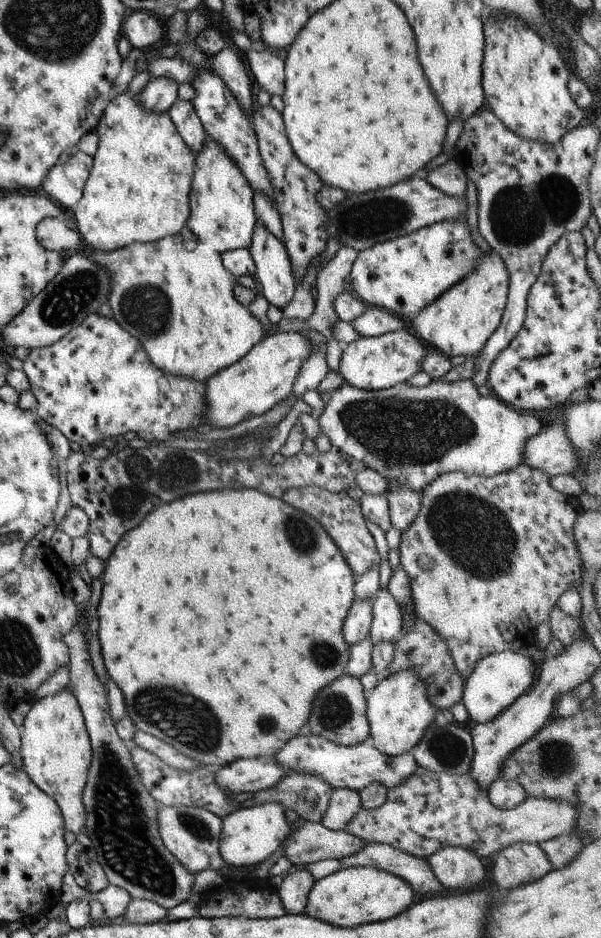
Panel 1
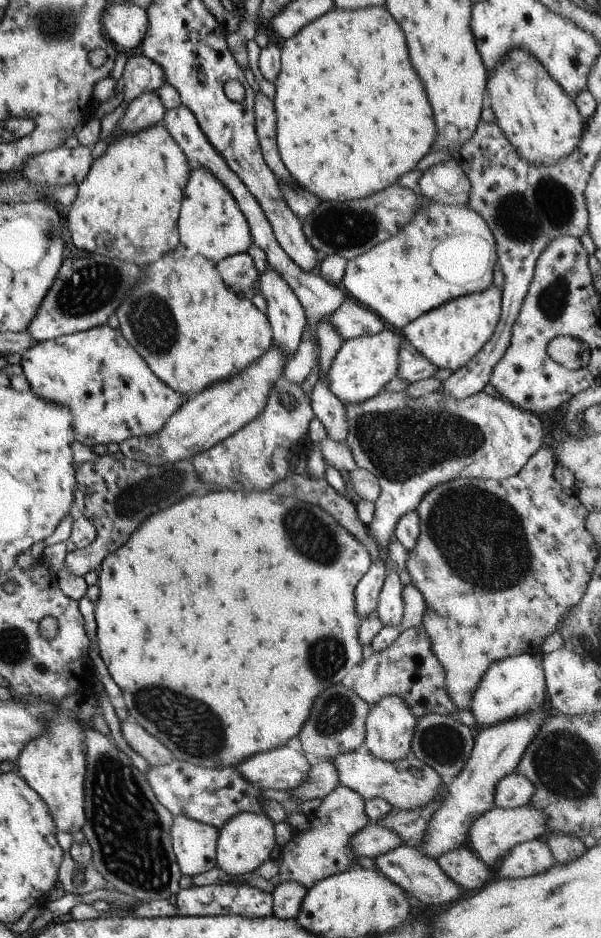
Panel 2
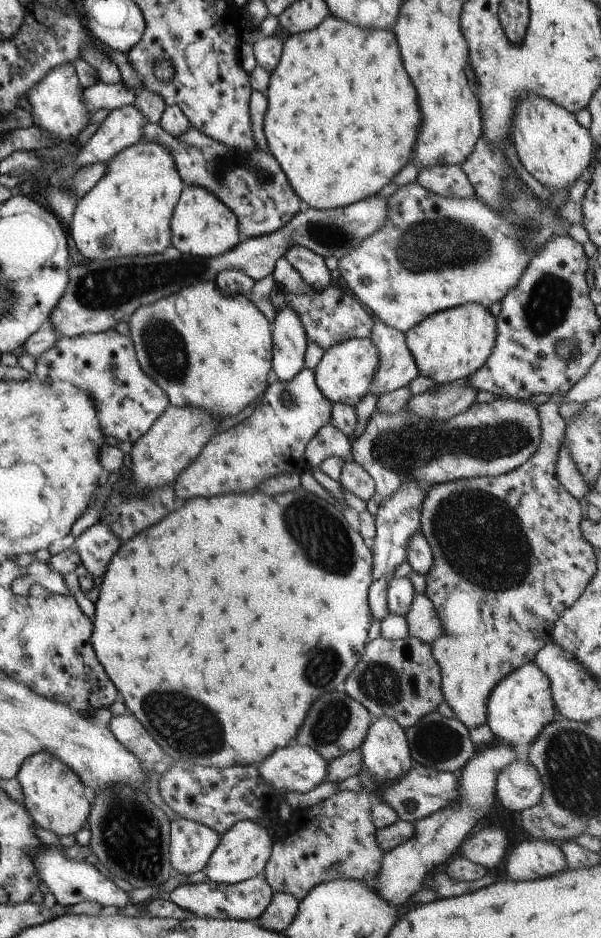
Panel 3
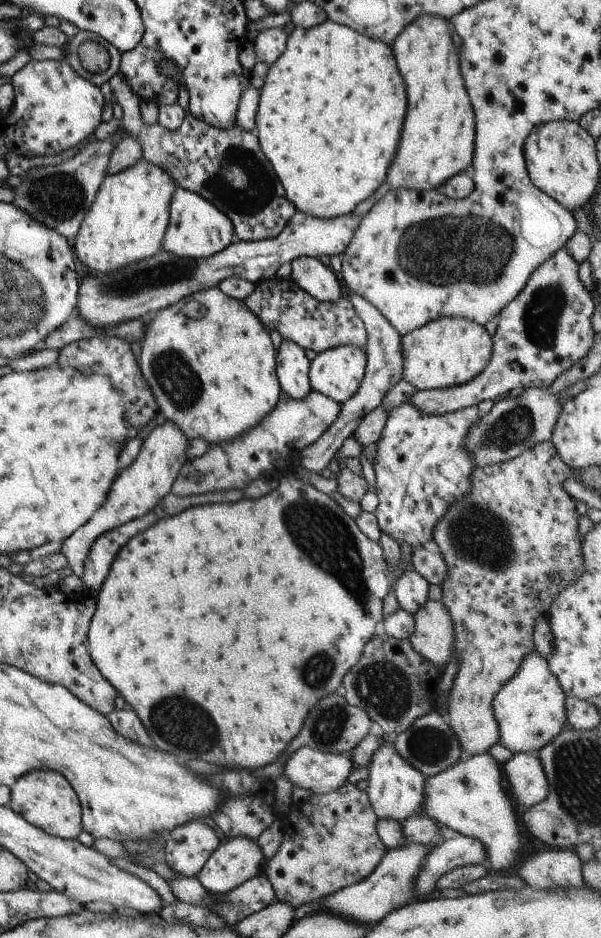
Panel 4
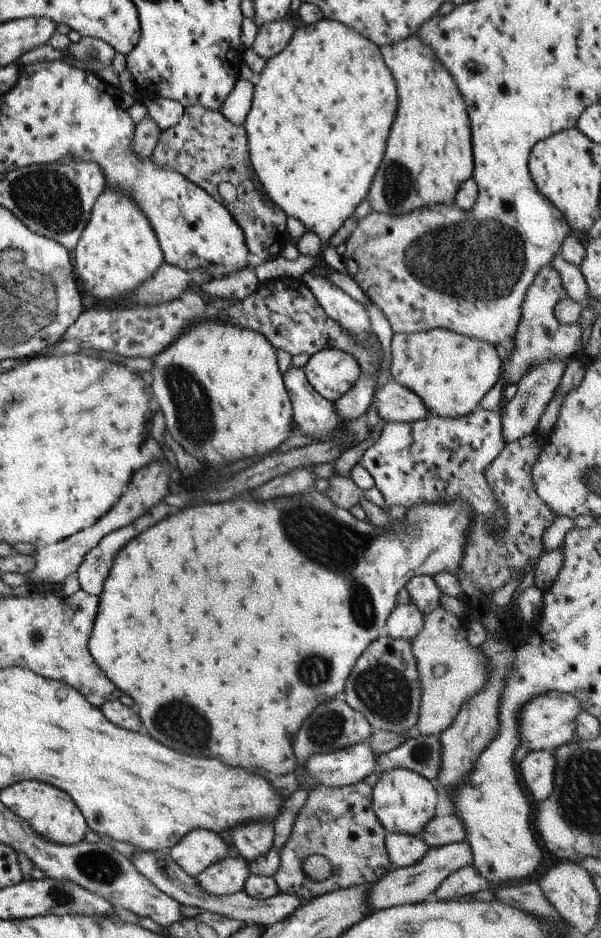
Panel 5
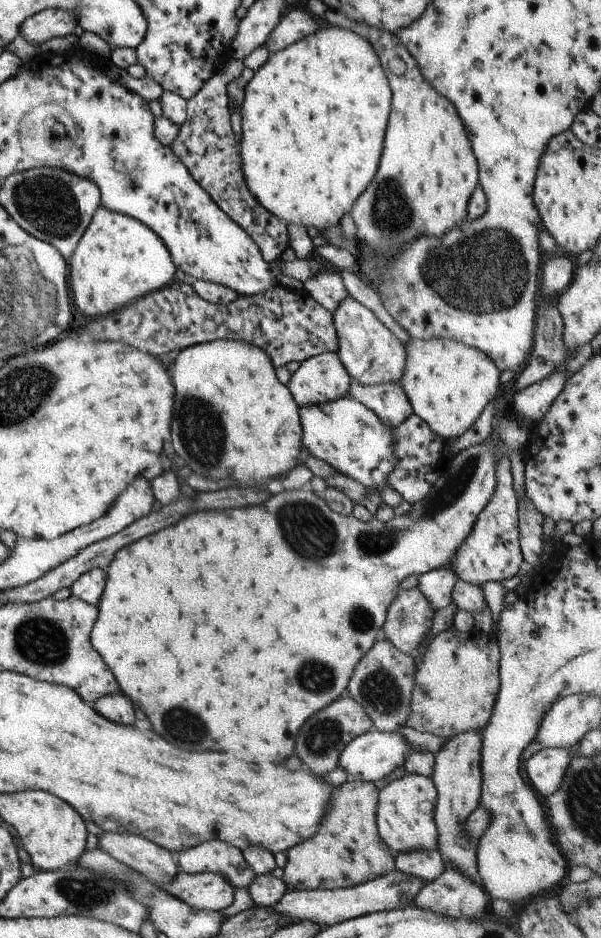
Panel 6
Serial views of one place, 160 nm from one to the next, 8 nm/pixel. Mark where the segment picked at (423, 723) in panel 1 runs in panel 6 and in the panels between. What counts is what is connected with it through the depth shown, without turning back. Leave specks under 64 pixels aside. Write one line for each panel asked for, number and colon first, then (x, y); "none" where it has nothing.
2: (389, 725)
3: (385, 755)
4: (394, 788)
5: (403, 801)
6: (404, 821)

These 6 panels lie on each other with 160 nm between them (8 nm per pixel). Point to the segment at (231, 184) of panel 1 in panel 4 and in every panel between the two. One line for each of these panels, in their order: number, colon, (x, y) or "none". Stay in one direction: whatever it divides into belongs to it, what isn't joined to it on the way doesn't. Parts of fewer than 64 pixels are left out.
2: (209, 223)
3: (201, 225)
4: (196, 229)

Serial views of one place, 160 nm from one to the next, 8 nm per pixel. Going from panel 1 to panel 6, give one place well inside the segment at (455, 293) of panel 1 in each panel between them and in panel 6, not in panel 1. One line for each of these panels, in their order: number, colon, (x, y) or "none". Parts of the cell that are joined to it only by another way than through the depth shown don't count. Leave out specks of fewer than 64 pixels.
2: (448, 336)
3: (451, 344)
4: (449, 351)
5: (449, 373)
6: (447, 384)

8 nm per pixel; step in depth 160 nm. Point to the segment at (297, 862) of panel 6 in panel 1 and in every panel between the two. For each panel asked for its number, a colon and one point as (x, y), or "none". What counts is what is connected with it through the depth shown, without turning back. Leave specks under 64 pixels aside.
1: (343, 803)
2: (310, 856)
3: (332, 839)
4: (331, 843)
5: (338, 823)

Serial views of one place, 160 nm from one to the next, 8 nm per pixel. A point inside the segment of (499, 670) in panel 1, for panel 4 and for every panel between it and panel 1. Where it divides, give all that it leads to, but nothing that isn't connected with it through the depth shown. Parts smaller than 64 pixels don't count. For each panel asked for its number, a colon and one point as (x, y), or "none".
2: (512, 686)
3: (519, 705)
4: (529, 709)

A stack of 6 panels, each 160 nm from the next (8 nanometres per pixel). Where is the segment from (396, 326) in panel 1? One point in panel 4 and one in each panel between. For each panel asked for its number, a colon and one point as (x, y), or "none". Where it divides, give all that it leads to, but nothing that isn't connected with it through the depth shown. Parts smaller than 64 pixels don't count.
2: (351, 320)
3: (331, 316)
4: (279, 304)

